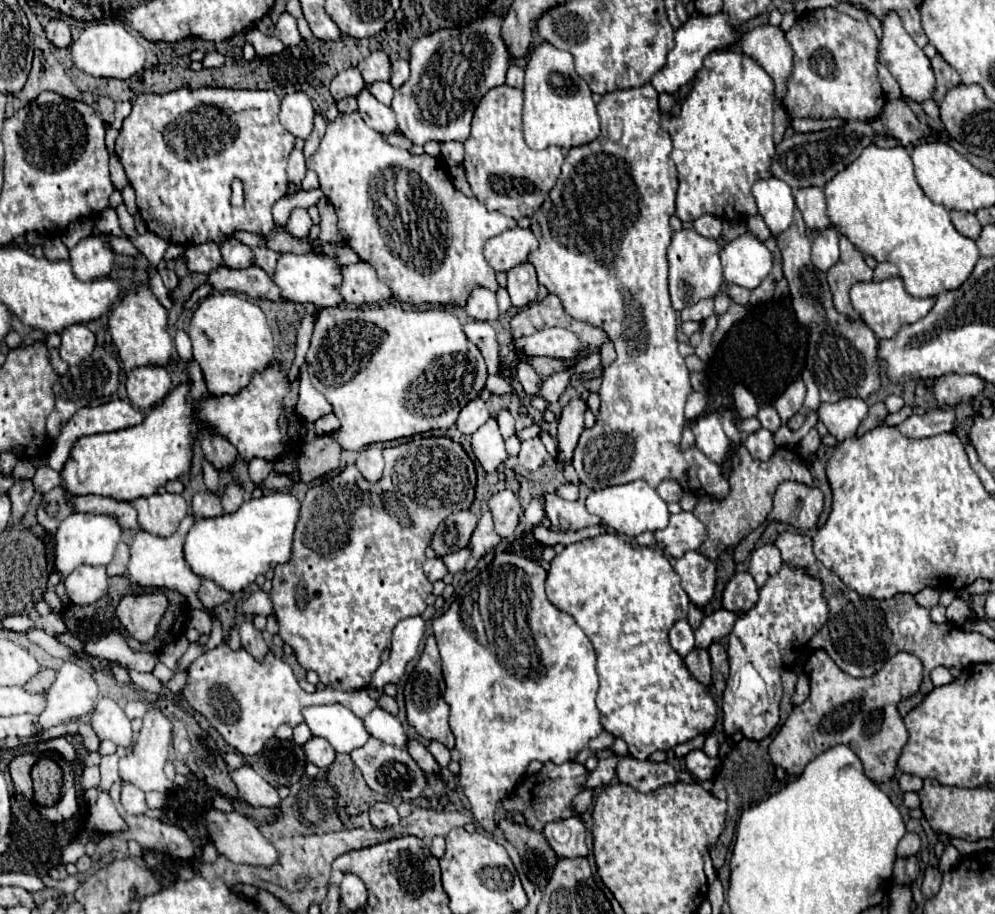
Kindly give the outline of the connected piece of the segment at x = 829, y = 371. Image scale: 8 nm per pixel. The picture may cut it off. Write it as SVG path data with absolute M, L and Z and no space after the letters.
M795 208L793 224L777 236L777 246L783 256L783 274L789 282L793 310L801 324L809 328L807 368L811 370L815 384L821 392L821 402L837 402L841 398L857 396L867 398L879 388L879 364L877 364L877 338L873 330L863 322L849 322L839 314L831 302L831 292L823 272L817 272L811 264L811 242L805 236L805 224L801 212Z

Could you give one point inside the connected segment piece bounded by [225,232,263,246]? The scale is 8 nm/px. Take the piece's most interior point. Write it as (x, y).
(250, 239)

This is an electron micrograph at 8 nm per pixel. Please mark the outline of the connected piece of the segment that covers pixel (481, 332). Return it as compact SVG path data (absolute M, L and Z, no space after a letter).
M470 320L464 326L463 330L473 342L477 344L477 348L483 352L487 370L491 374L499 372L499 354L497 354L497 338L495 338L495 330L487 324L487 322Z

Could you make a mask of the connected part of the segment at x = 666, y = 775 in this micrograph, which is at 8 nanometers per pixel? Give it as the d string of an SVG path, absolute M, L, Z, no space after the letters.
M625 756L617 766L617 776L623 784L633 786L639 792L653 792L665 784L677 780L677 772L667 762L639 762L631 756Z

